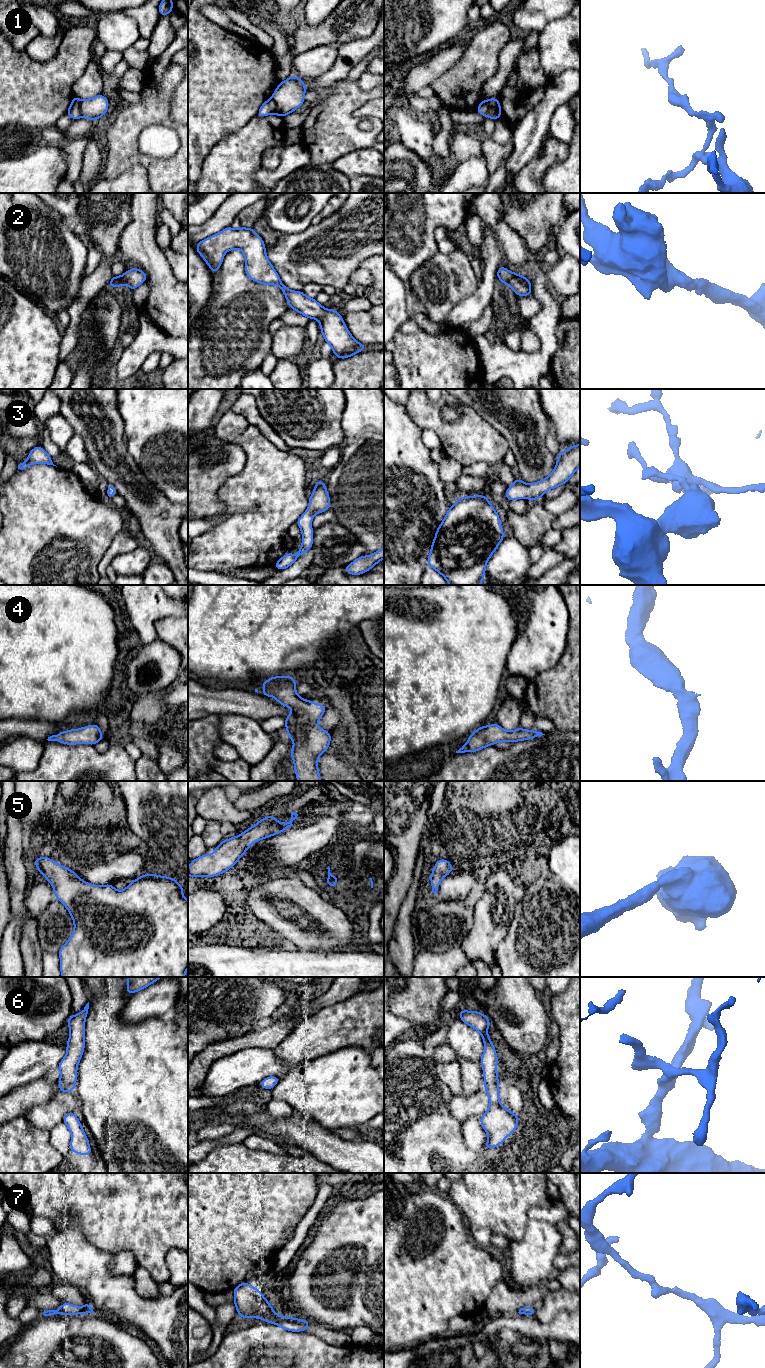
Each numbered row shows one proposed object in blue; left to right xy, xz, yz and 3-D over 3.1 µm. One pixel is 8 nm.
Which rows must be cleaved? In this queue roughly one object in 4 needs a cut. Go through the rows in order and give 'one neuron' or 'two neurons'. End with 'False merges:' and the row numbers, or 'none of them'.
1: two neurons
2: one neuron
3: one neuron
4: one neuron
5: one neuron
6: one neuron
7: one neuron
False merges: 1

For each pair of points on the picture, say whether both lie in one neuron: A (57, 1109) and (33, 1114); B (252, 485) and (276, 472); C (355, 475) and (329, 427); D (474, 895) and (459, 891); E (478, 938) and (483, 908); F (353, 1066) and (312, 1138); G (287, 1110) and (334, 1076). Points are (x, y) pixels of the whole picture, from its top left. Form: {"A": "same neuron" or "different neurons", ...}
{"A": "same neuron", "B": "same neuron", "C": "different neurons", "D": "different neurons", "E": "same neuron", "F": "different neurons", "G": "different neurons"}

